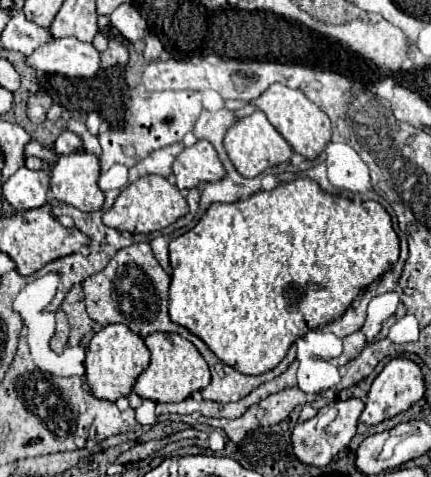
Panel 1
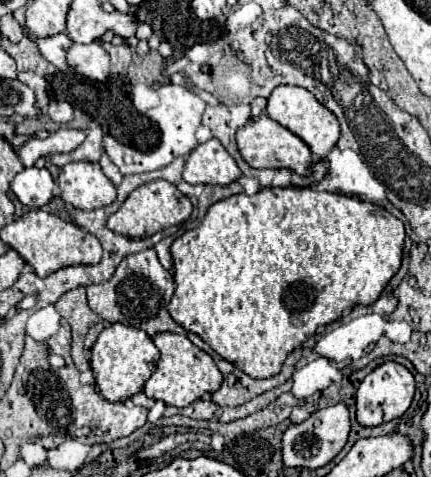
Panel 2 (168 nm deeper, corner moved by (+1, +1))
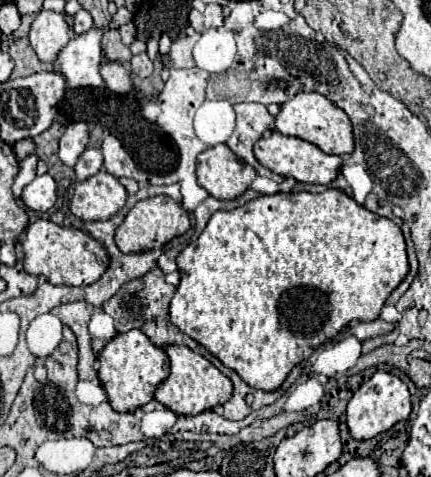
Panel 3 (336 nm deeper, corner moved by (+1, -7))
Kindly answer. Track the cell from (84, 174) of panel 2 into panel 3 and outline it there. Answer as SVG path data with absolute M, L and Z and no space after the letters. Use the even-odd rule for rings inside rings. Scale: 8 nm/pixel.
M99 170L93 178L73 186L71 212L85 222L113 218L127 200L123 184L105 170Z

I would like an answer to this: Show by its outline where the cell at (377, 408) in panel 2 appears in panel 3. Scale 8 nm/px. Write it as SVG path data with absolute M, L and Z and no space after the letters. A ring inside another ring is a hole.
M375 372L361 388L353 394L347 404L347 428L351 438L369 440L385 430L389 430L399 420L407 420L411 414L411 394L407 384L391 372Z

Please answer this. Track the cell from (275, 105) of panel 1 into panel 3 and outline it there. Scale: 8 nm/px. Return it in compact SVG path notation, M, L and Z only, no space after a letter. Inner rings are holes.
M299 92L291 100L287 100L281 106L279 116L275 118L275 128L277 128L277 132L281 132L285 136L295 136L295 138L311 142L327 154L343 156L343 154L351 154L355 148L349 116L345 116L345 112L341 108L337 108L327 96L323 96L319 92Z

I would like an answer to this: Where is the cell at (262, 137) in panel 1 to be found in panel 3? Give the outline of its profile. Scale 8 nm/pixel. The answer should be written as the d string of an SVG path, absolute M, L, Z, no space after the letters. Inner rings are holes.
M277 130L267 132L261 140L257 140L253 150L257 160L271 172L281 176L293 176L297 182L305 182L305 184L331 184L339 176L339 170L343 164L341 156L325 154L315 144L301 138L293 138L293 136L283 136Z

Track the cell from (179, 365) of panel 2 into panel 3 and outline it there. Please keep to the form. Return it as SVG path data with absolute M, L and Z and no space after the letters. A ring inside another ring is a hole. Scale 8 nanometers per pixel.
M167 346L165 352L171 362L171 372L169 378L155 392L155 400L159 400L163 406L173 410L175 414L197 416L205 410L211 410L213 406L225 404L231 398L231 380L225 374L221 374L207 358L191 352L187 346Z

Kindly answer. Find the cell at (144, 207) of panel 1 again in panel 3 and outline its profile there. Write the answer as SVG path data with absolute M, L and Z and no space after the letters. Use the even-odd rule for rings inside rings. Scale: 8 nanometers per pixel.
M153 196L147 200L137 202L129 214L125 216L123 224L117 228L115 242L123 254L137 254L143 250L155 250L171 242L175 236L181 236L189 230L189 216L181 204L171 200L169 196Z

